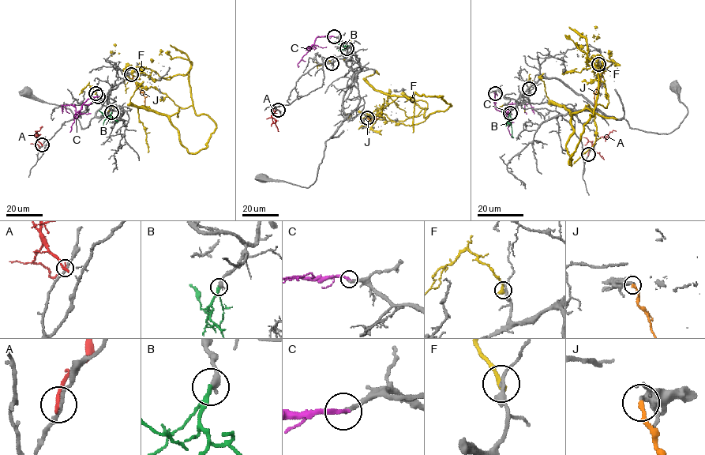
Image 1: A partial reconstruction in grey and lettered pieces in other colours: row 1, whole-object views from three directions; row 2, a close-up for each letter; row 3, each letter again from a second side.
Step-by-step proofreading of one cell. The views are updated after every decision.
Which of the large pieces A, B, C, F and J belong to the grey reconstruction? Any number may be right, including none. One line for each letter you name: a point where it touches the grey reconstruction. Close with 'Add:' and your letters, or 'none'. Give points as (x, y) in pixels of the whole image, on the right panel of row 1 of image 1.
B: Touches grey at (510, 113)
C: Touches grey at (495, 93)
Add: B, C

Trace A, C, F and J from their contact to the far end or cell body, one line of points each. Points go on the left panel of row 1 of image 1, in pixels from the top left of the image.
A: (42, 144), (35, 134), (43, 126)
C: (99, 96), (88, 98), (76, 114), (73, 105), (62, 105), (62, 113)
F: (95, 93), (164, 114), (189, 152), (207, 146), (215, 123), (196, 114), (187, 74), (136, 67), (125, 93)
J: (131, 74), (136, 85), (143, 92), (145, 107)

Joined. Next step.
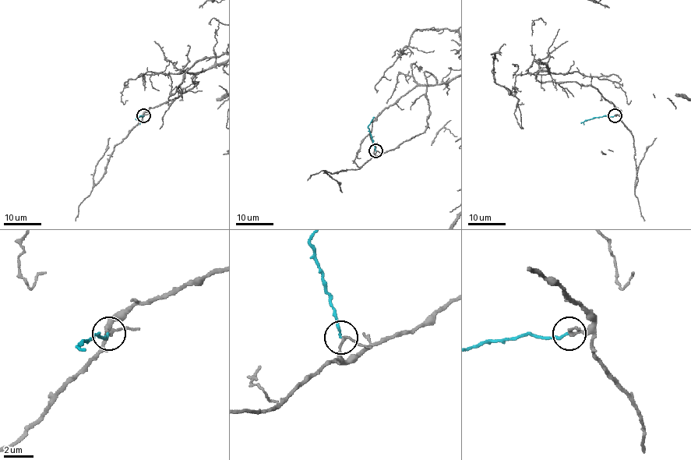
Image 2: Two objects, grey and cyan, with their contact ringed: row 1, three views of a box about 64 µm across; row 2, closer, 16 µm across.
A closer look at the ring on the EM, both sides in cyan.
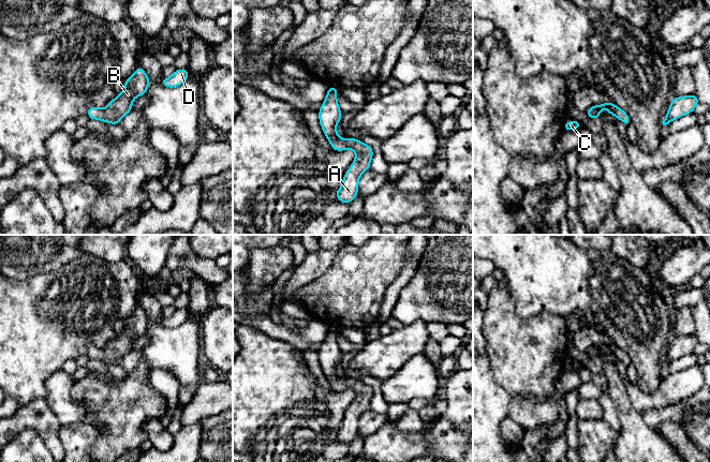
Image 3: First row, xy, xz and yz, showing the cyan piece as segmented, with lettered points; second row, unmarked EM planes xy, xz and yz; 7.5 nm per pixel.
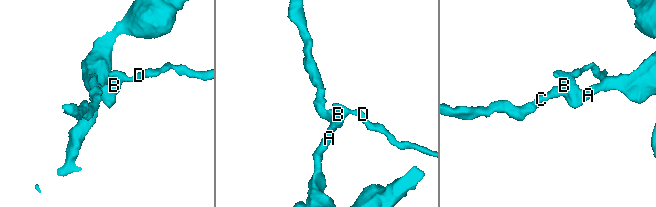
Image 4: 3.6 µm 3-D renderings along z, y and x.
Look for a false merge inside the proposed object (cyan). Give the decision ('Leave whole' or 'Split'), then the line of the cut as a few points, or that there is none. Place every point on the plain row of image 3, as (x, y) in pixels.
Leave whole. No split

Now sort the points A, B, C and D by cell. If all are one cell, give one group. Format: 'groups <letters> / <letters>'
groups A B C D

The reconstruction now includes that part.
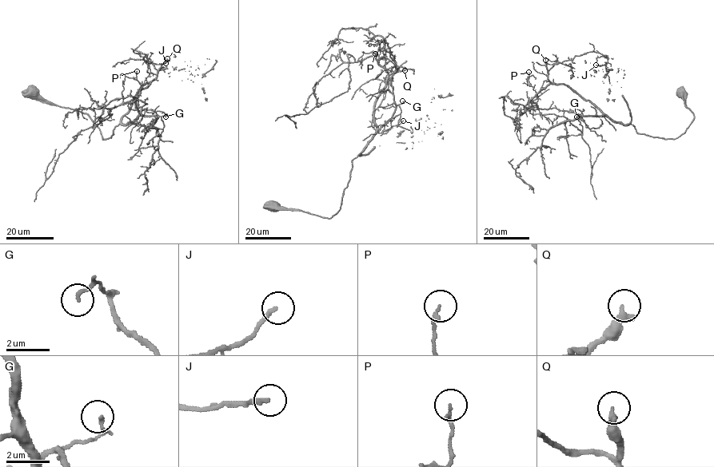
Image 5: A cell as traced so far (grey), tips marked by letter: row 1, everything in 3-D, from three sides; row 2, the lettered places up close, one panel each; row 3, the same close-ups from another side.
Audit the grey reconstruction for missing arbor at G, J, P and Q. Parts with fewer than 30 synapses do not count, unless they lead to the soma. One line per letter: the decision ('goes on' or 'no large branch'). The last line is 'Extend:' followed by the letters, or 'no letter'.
G: no large branch
J: no large branch
P: no large branch
Q: goes on
Extend: Q

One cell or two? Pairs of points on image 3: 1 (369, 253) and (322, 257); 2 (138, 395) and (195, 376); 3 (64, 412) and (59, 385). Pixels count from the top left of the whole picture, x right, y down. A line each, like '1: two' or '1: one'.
1: two
2: two
3: one

